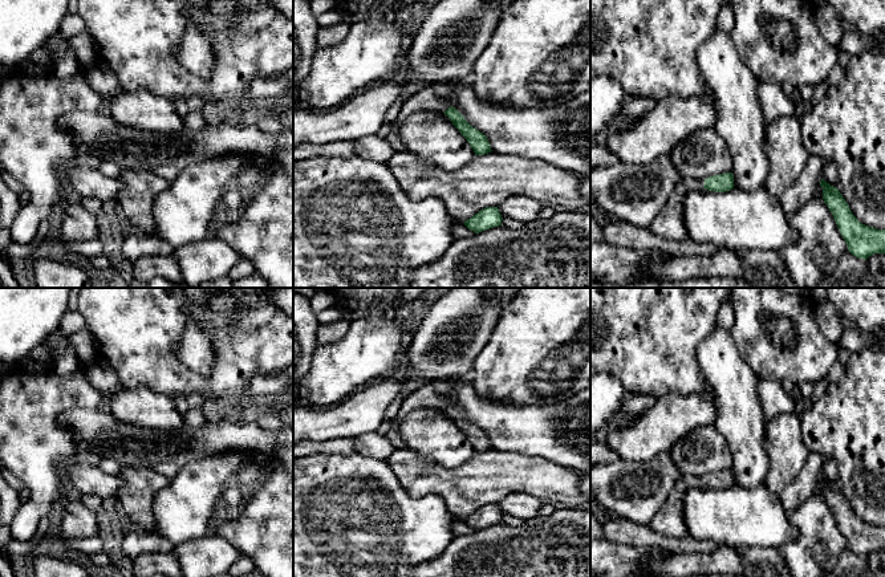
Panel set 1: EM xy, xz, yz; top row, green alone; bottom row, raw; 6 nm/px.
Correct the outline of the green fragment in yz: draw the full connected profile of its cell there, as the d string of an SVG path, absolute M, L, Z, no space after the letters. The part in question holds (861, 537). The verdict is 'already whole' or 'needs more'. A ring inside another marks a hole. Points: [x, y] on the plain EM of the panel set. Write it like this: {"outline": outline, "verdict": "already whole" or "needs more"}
{"outline": "M821 476L823 496L833 512L848 548L866 557L874 550L885 550L885 527L865 523L852 511L839 485Z", "verdict": "already whole"}

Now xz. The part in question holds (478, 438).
{"outline": "M429 381L425 386L413 391L402 403L398 415L391 420L383 420L377 428L379 434L398 430L401 420L413 410L431 407L444 410L459 430L467 436L475 452L491 450L487 434L472 424L464 414L451 403L455 387L448 381Z", "verdict": "needs more"}

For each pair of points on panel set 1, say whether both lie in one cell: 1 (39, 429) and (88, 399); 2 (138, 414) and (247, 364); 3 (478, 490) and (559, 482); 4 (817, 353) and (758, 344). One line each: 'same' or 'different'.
1: same
2: different
3: same
4: same

